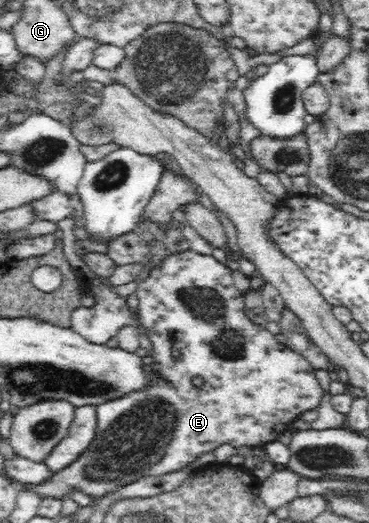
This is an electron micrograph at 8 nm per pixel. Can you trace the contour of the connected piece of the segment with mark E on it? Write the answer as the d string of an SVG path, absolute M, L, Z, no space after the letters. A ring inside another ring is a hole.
M193 250L176 251L174 254L166 256L161 262L160 266L150 271L150 275L139 283L137 289L138 300L140 301L136 313L129 311L123 300L120 300L117 293L112 291L112 286L102 277L97 277L90 283L90 292L94 296L96 305L90 308L79 308L71 314L71 329L78 333L85 341L97 345L105 345L110 338L115 337L122 327L126 325L133 325L134 327L142 326L147 332L147 336L152 343L152 364L150 369L154 373L147 374L147 384L143 388L138 388L138 391L132 391L128 395L121 396L118 399L108 401L97 407L98 424L96 427L96 437L78 461L66 467L62 471L56 472L56 477L44 485L32 485L34 490L42 497L52 496L54 498L62 498L72 489L76 488L82 492L91 495L92 497L105 496L107 493L113 492L118 487L140 481L144 477L164 475L165 473L172 473L173 471L180 471L187 465L196 463L202 455L212 453L222 445L230 445L234 449L242 449L242 447L259 447L264 449L268 443L274 440L281 440L288 434L287 426L306 413L306 411L318 411L321 407L324 395L324 389L320 387L316 379L315 368L302 355L298 355L292 351L286 344L278 344L272 333L256 324L252 323L248 314L245 312L245 304L243 294L236 289L234 285L234 277L232 277L233 269L228 265L220 263L216 257L212 255L200 255L200 253ZM194 379L202 379L202 385L194 385Z

